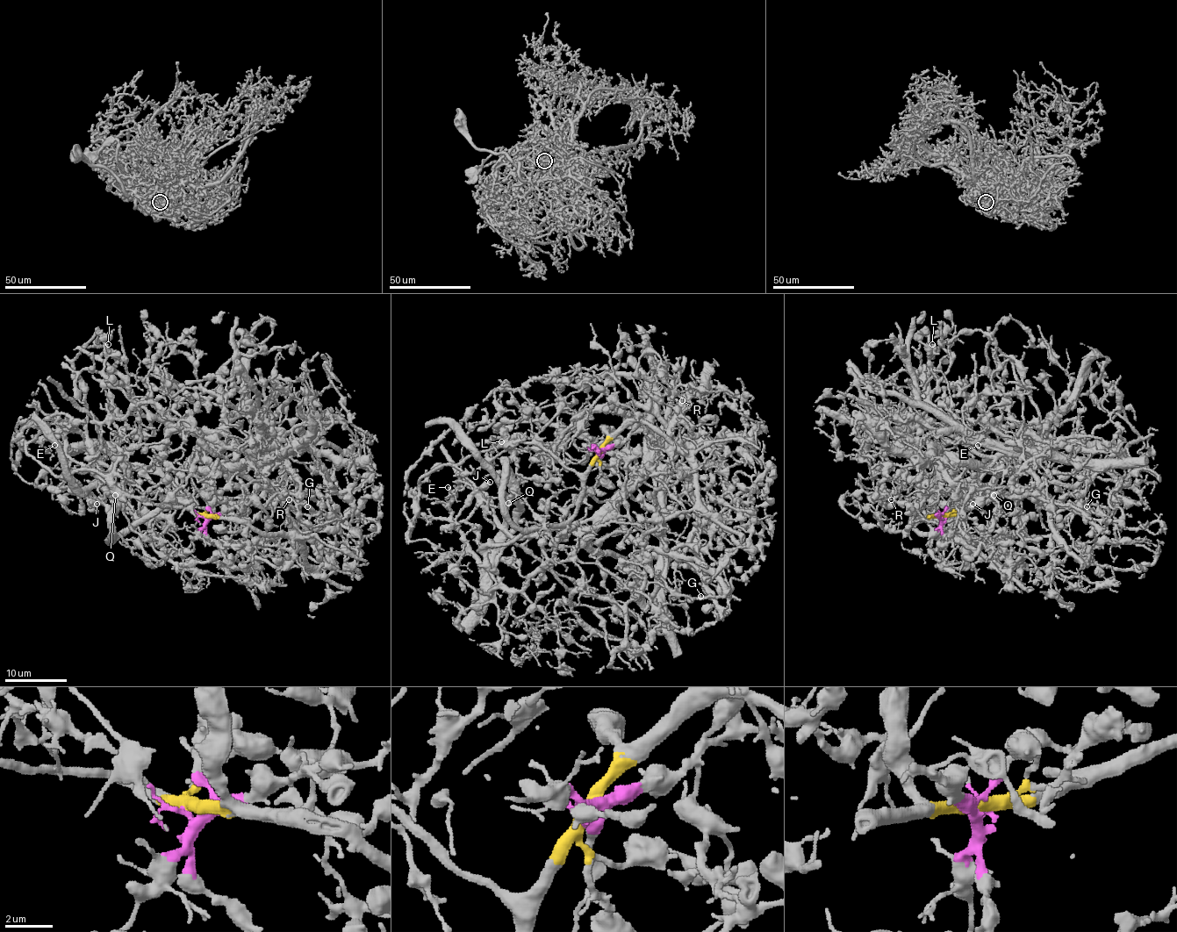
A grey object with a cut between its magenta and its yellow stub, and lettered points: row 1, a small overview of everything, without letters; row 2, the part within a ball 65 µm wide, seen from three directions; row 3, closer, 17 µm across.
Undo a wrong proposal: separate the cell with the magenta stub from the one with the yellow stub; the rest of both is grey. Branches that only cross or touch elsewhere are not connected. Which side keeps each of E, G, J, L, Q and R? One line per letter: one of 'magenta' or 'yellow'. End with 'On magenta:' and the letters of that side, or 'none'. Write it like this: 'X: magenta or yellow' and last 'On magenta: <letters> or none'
E: yellow
G: magenta
J: yellow
L: yellow
Q: yellow
R: magenta
On magenta: G, R

